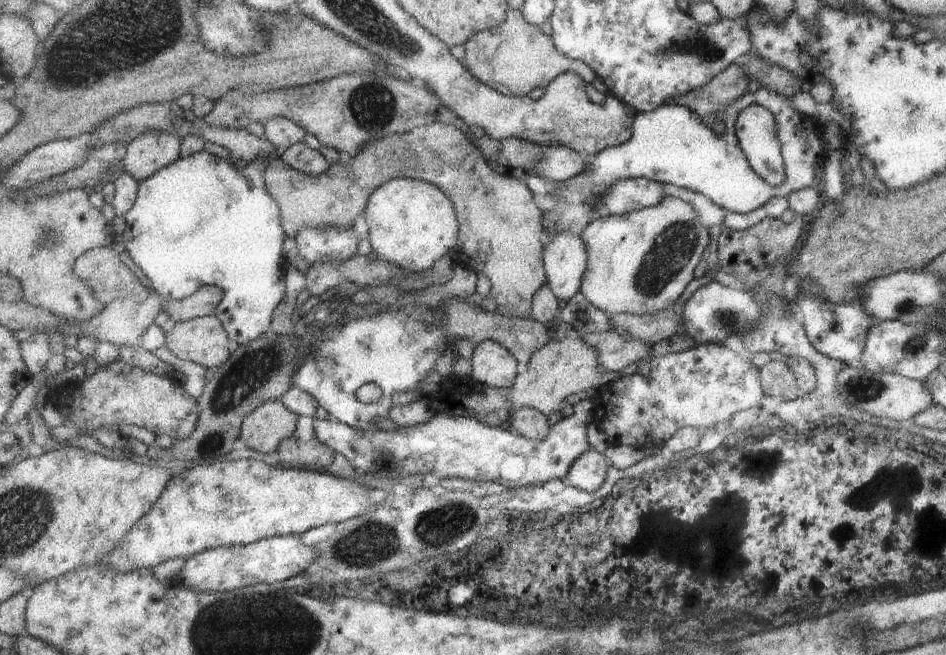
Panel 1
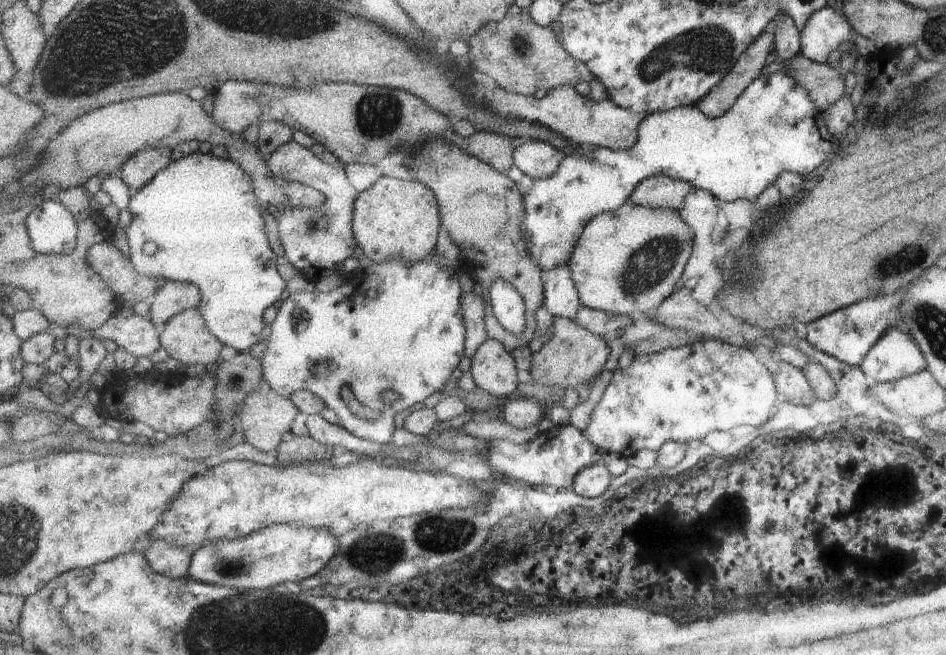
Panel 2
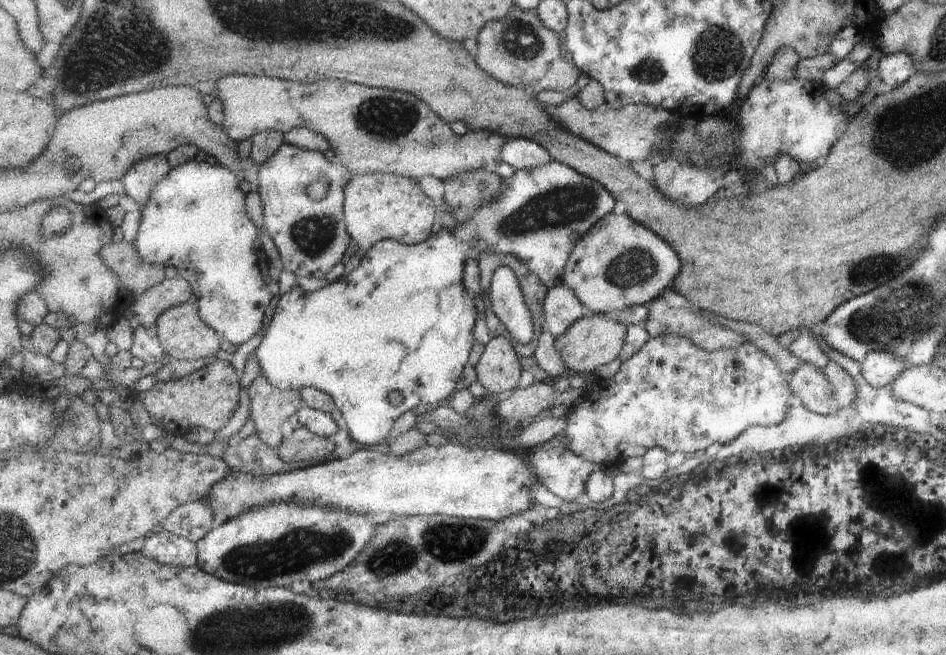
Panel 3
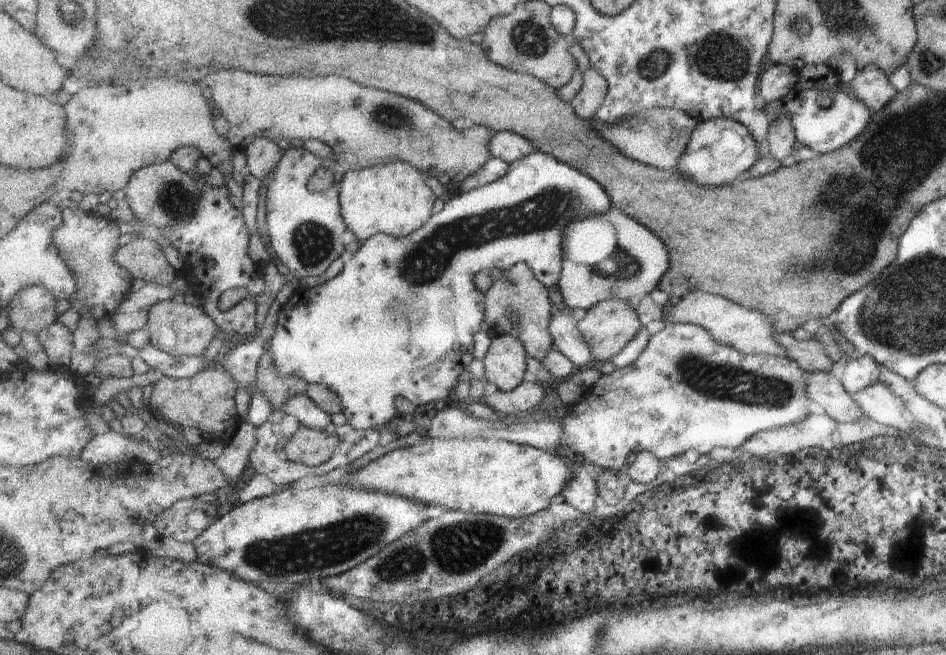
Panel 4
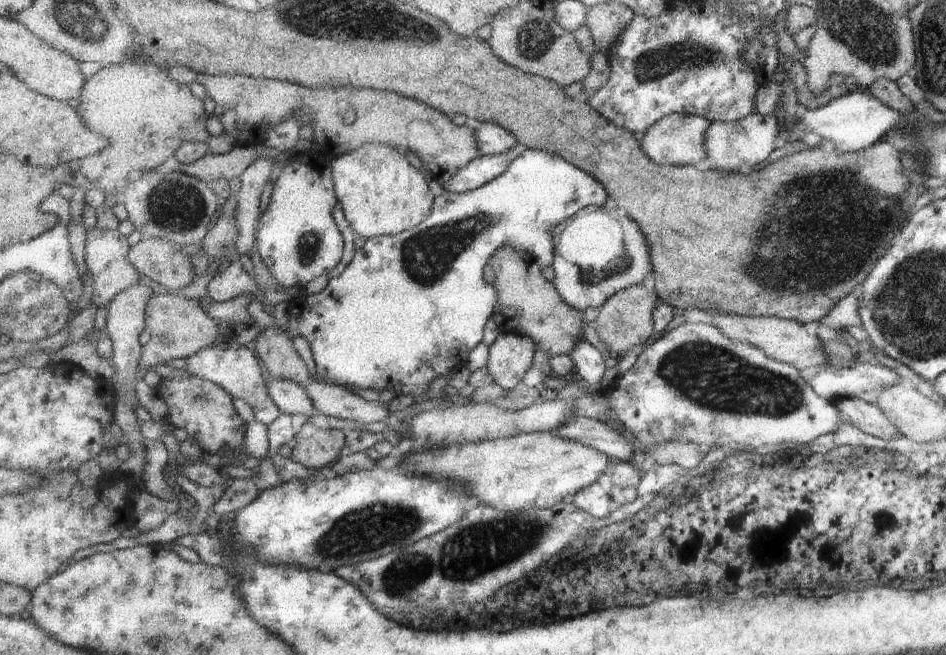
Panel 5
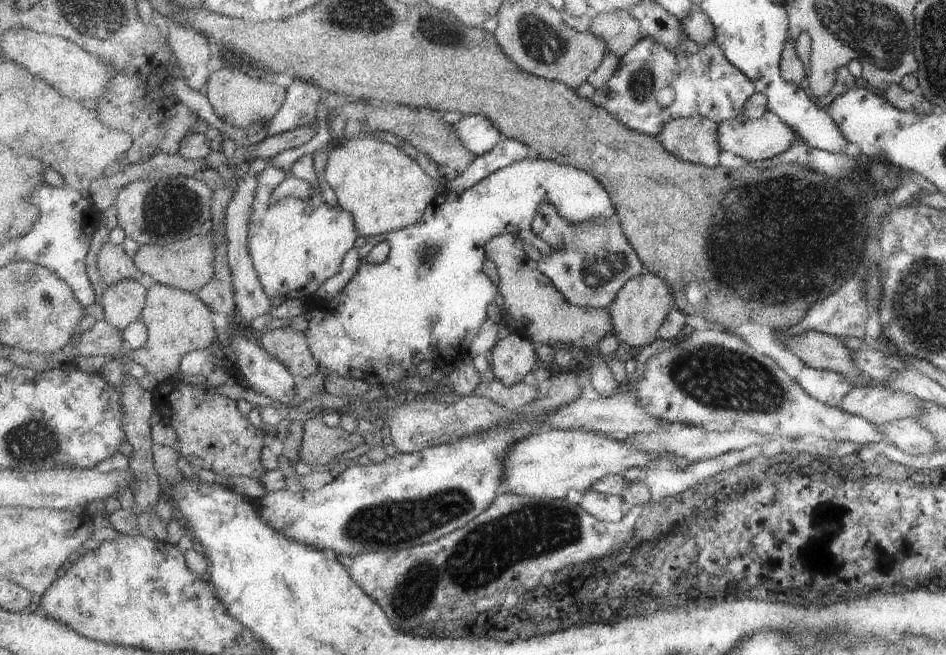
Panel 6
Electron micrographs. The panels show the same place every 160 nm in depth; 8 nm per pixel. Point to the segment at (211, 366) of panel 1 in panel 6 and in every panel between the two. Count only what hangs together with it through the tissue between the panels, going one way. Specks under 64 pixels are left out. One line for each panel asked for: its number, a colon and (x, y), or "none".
2: (186, 337)
3: (183, 333)
4: (177, 327)
5: (181, 328)
6: (178, 322)

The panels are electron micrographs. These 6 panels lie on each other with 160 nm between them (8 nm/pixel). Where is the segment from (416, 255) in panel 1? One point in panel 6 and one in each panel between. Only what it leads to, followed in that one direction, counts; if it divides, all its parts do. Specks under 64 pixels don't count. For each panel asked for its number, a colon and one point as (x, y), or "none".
2: (394, 218)
3: (378, 206)
4: (392, 198)
5: (381, 193)
6: (385, 190)

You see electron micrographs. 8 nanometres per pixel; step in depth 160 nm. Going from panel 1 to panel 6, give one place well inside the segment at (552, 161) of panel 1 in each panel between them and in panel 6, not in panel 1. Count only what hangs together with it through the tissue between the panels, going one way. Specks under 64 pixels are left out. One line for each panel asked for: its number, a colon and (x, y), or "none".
2: (537, 159)
3: (523, 154)
4: (506, 145)
5: (493, 139)
6: (478, 133)

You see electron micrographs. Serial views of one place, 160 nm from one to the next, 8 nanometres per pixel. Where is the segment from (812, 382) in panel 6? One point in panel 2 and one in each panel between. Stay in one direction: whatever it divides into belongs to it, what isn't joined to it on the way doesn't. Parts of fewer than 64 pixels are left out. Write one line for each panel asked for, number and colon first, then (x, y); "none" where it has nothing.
2: (894, 356)
3: (878, 368)
4: (864, 372)
5: (864, 381)

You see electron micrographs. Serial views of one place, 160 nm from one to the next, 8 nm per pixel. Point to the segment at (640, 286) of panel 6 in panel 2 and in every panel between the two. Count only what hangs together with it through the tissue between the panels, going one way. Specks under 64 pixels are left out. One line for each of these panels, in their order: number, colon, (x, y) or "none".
2: (570, 356)
3: (589, 343)
4: (608, 327)
5: (626, 320)

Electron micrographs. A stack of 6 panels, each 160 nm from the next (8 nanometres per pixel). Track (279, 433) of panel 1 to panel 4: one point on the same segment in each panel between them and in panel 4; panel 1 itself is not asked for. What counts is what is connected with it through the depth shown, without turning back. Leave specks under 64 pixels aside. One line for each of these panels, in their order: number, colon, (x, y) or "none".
2: (267, 416)
3: (270, 408)
4: (278, 390)

